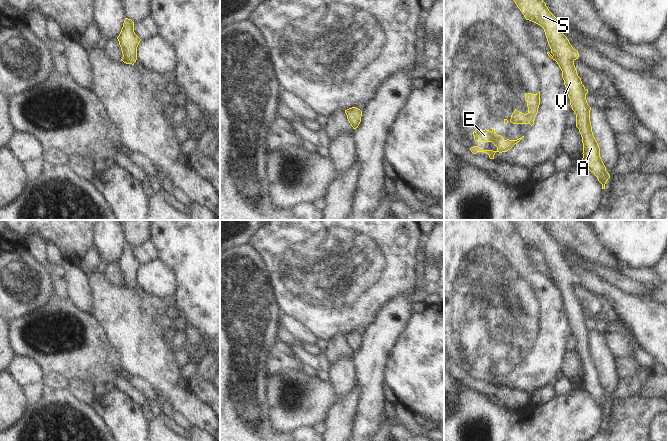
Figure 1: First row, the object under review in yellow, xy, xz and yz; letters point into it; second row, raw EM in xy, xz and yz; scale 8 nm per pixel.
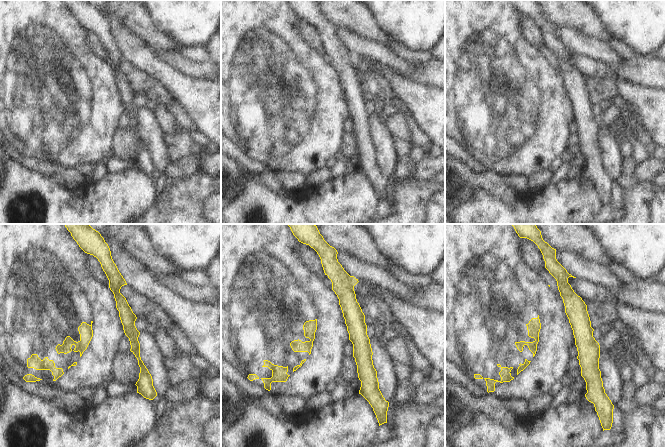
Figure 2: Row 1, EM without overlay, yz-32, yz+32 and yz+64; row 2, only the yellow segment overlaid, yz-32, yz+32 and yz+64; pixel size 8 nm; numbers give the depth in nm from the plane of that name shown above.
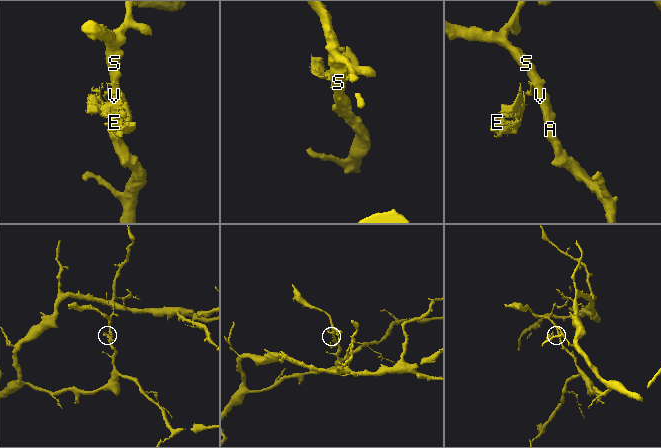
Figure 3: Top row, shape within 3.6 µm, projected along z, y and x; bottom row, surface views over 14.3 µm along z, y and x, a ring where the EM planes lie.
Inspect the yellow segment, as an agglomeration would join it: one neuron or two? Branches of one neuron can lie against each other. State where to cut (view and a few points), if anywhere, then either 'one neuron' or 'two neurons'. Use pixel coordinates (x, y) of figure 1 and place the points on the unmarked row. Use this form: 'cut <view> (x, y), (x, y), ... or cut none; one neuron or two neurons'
cut yz (553, 279), (554, 283); two neurons

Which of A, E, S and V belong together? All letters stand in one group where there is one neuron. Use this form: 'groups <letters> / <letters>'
groups A S V / E

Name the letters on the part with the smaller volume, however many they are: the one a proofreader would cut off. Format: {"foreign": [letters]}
{"foreign": ["E"]}

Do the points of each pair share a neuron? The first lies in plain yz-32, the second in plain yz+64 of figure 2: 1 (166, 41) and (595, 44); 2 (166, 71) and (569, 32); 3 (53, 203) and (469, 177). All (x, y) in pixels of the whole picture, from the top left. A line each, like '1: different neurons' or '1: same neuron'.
1: different neurons
2: different neurons
3: different neurons

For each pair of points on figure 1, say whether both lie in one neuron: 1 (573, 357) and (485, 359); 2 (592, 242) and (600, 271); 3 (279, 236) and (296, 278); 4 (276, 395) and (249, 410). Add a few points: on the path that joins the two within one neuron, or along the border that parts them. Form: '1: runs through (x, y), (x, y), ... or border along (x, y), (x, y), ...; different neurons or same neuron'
1: border along (567, 351), (563, 357), (561, 375); different neurons
2: border along (576, 253), (585, 259), (593, 260), (615, 269); different neurons
3: runs through (289, 246), (296, 253), (296, 268); same neuron
4: border along (266, 377), (266, 404), (271, 424); different neurons

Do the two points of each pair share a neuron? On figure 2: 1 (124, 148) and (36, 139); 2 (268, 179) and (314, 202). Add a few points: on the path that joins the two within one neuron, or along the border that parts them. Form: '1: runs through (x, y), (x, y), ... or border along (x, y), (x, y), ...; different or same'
1: border along (119, 128), (114, 136), (111, 155); different
2: border along (268, 189), (285, 199), (292, 194); different

